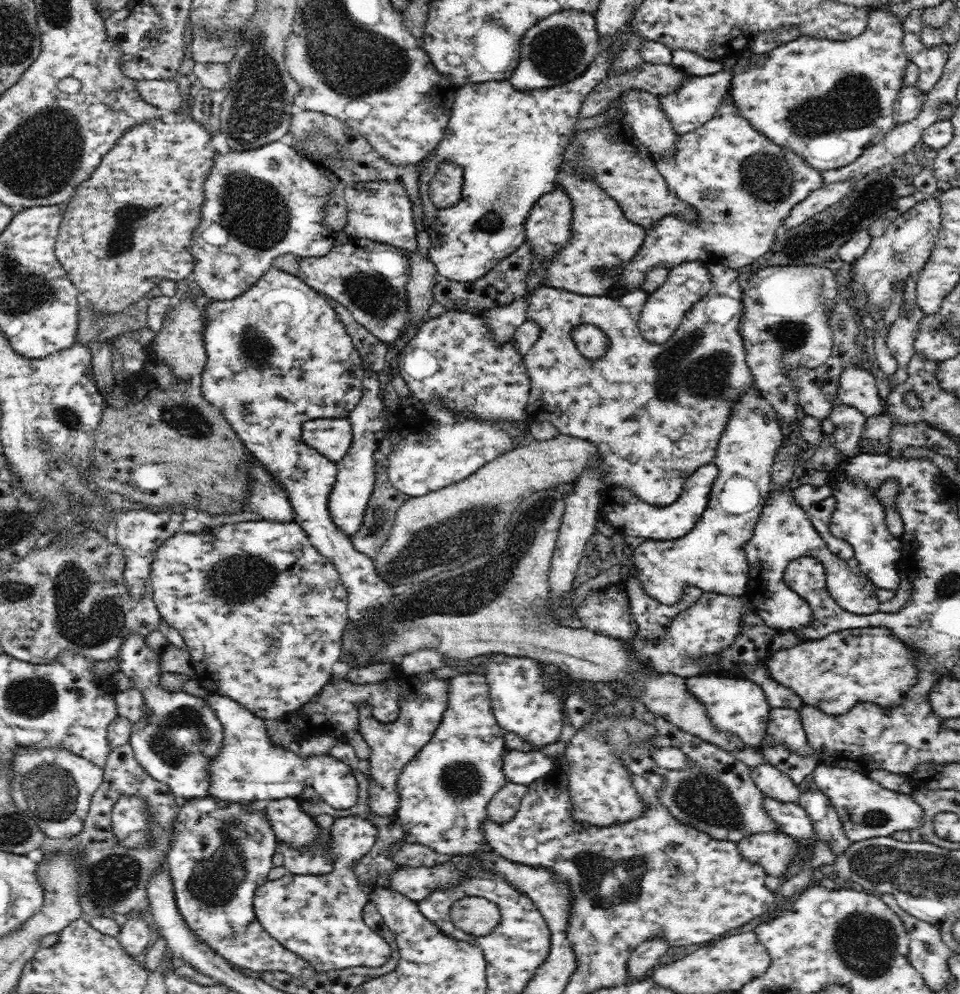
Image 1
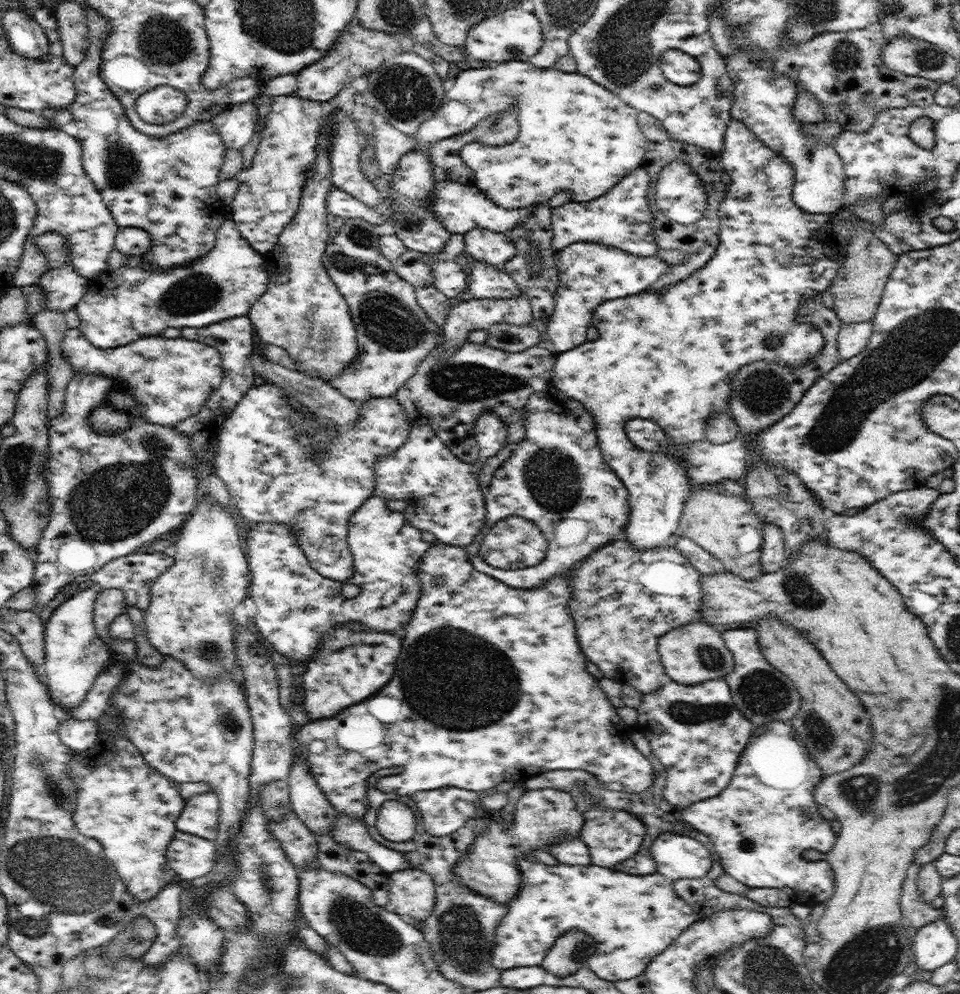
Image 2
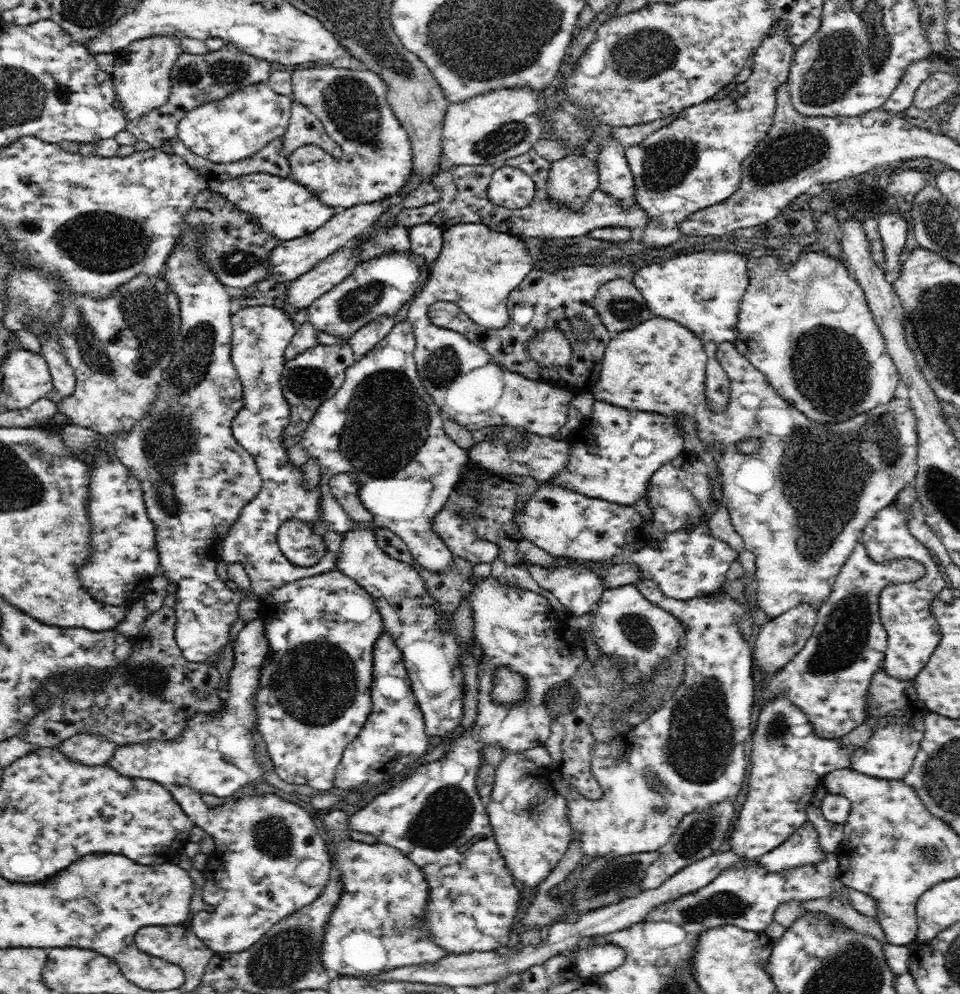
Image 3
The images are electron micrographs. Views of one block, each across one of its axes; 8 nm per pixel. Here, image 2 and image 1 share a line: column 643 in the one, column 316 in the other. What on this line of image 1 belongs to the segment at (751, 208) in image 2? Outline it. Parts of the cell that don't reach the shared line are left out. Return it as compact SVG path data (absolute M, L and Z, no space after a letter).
M270 266L268 272L238 298L208 302L203 306L202 315L206 322L204 343L208 355L198 380L203 397L222 411L247 450L286 489L288 500L294 507L294 521L306 531L312 546L330 559L339 572L348 592L349 623L358 629L364 649L376 651L378 642L382 642L380 635L391 635L391 632L383 630L381 611L394 601L393 587L378 575L374 561L363 552L358 552L352 539L331 519L327 498L337 479L337 463L321 455L301 438L302 423L314 419L348 417L362 398L366 368L352 337L334 307L328 303L326 295L316 292L296 275L274 266Z

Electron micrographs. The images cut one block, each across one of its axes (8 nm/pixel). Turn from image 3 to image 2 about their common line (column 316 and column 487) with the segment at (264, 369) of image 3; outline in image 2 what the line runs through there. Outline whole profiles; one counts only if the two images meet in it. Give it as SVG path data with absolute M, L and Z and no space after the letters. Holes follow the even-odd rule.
M550 386L548 390L530 395L526 400L525 412L528 418L524 425L525 437L519 441L513 455L495 471L489 487L483 492L486 522L475 539L463 549L476 570L493 576L510 588L534 590L542 588L553 576L566 575L570 570L575 570L594 551L620 538L629 519L630 507L627 488L603 459L593 414L581 402L568 398L554 386ZM512 515L531 520L538 526L547 539L547 551L537 565L516 570L498 570L481 557L481 542L484 534L488 534L499 520Z

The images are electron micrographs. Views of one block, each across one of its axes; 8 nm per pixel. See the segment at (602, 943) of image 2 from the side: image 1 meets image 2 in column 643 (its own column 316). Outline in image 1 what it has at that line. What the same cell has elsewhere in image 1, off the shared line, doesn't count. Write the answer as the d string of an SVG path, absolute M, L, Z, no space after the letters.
M341 816L333 821L330 828L328 855L334 862L334 871L320 876L287 873L283 878L267 880L257 888L253 896L253 909L262 928L284 948L310 964L315 972L328 972L357 966L372 968L386 964L391 957L391 946L388 941L364 922L362 912L369 901L371 890L360 884L355 873L358 860L362 860L362 856L373 847L377 834L378 829L367 818Z

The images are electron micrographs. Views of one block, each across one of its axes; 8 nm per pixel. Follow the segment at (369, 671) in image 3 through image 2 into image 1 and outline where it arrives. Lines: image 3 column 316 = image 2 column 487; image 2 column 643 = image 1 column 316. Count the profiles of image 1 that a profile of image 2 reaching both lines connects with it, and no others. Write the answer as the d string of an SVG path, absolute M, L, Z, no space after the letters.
M207 693L205 697L208 706L216 713L218 720L224 730L224 740L222 746L209 760L210 786L207 796L213 796L222 802L258 802L264 804L272 799L299 798L304 788L309 786L313 788L331 807L336 810L346 810L354 806L358 800L357 778L350 765L342 762L330 754L310 755L304 757L302 753L294 746L282 747L272 743L268 730L264 725L264 720L258 715L243 707L239 702L232 700L228 696L222 696L216 693Z

